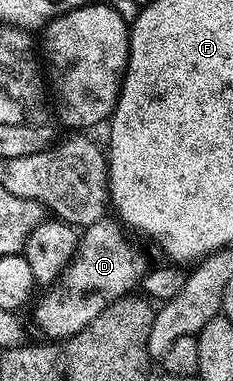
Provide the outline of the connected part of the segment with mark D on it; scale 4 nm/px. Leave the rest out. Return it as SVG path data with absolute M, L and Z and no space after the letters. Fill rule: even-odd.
M103 219L85 226L78 238L74 256L58 280L37 294L32 305L34 325L46 336L43 338L51 342L64 341L84 331L84 327L88 327L88 323L92 323L92 319L104 311L104 307L116 303L116 299L133 294L139 288L142 277L148 272L148 265L136 254L130 253L122 238L123 230L111 221Z

